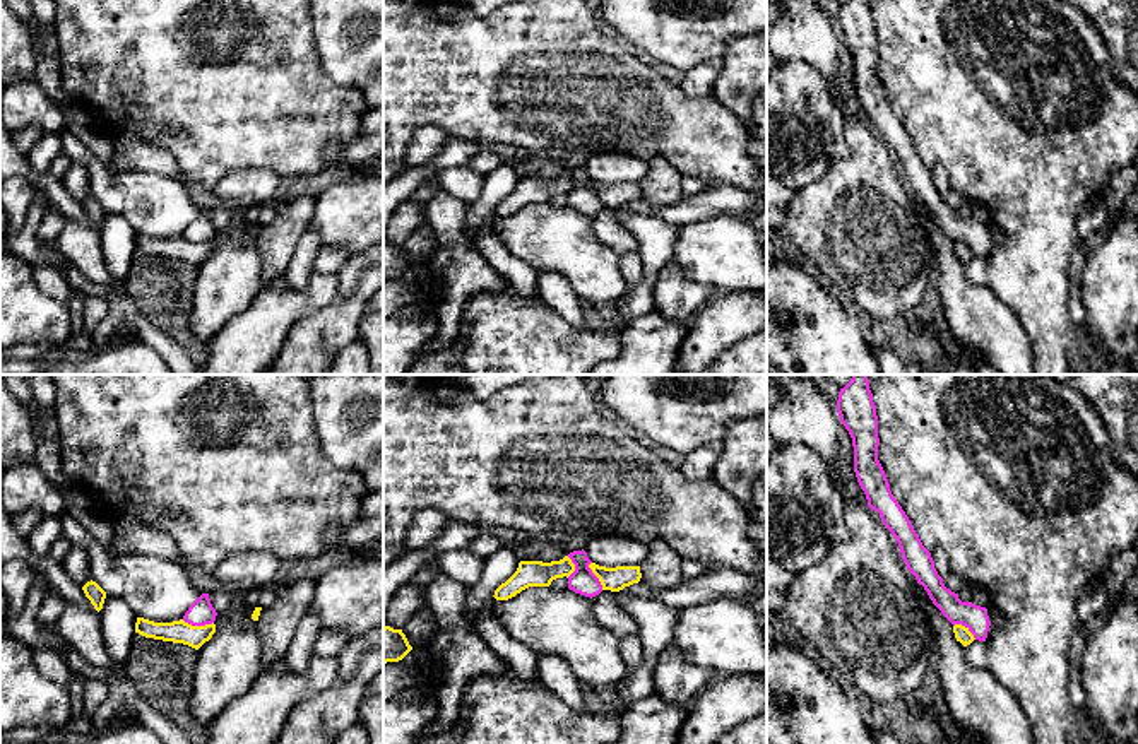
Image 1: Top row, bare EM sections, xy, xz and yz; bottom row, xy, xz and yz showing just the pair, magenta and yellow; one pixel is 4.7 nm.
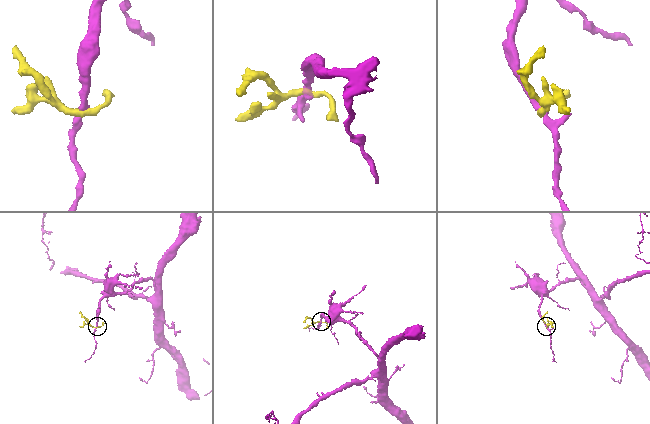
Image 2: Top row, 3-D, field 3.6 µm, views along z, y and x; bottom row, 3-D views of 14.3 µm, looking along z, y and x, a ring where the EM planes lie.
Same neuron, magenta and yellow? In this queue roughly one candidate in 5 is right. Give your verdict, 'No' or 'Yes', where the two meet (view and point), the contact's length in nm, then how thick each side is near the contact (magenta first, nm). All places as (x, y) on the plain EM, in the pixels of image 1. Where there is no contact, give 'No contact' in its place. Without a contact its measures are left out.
No. Touches magenta at xy (197, 242). Shared border 150 nm. Thickness 120 nm (magenta) against 110 nm

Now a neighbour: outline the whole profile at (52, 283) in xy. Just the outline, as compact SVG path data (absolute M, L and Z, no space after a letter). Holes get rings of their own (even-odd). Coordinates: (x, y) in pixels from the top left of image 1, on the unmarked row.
M38 263L33 265L33 275L43 294L65 304L70 301L72 287L63 272L55 267Z

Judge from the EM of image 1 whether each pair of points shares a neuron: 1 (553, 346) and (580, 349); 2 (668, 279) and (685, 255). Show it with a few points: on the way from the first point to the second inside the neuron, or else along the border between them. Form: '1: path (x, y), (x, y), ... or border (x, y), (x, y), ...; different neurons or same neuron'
1: path (560, 349), (574, 349); same neuron
2: border (673, 259), (690, 279), (712, 288); different neurons

